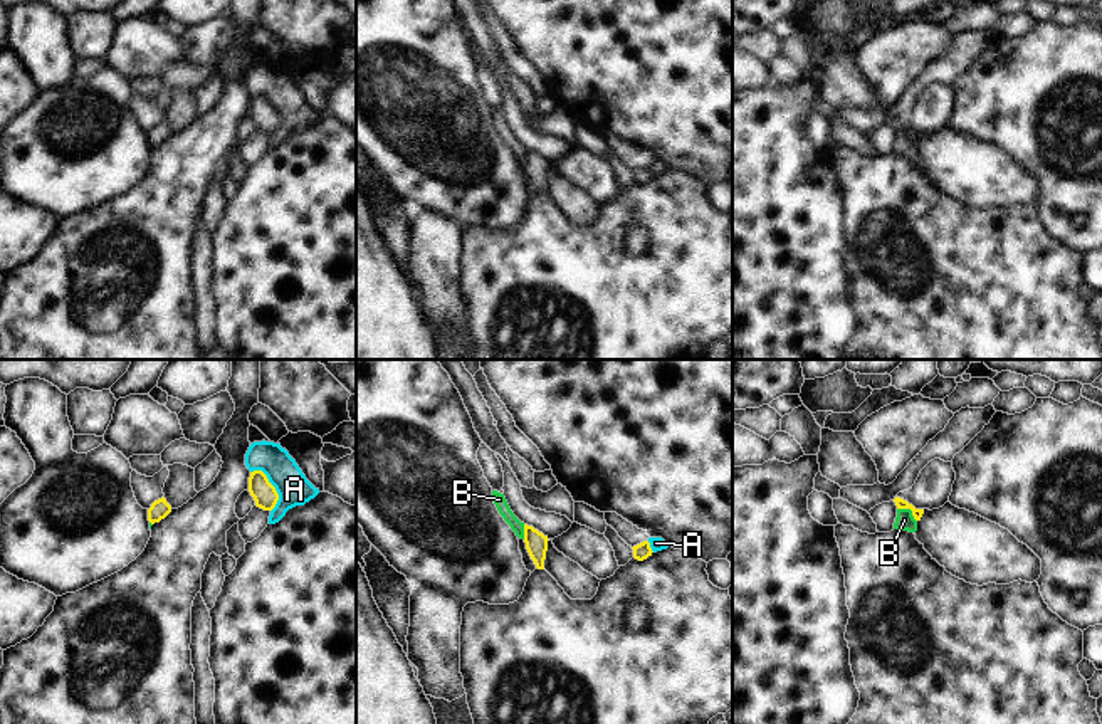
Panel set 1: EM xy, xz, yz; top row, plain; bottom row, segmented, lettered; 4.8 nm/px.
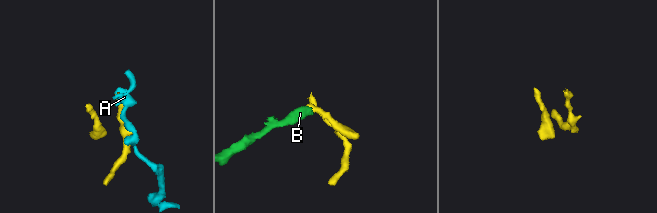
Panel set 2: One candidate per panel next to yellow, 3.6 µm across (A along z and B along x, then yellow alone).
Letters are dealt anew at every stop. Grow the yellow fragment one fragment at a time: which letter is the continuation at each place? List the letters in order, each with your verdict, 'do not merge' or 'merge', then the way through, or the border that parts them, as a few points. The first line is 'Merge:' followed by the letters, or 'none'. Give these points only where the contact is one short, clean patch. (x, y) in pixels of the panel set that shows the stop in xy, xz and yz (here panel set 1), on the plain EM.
Merge: none
A: do not merge
B: do not merge; border yz (897, 131), (907, 131), (916, 145)

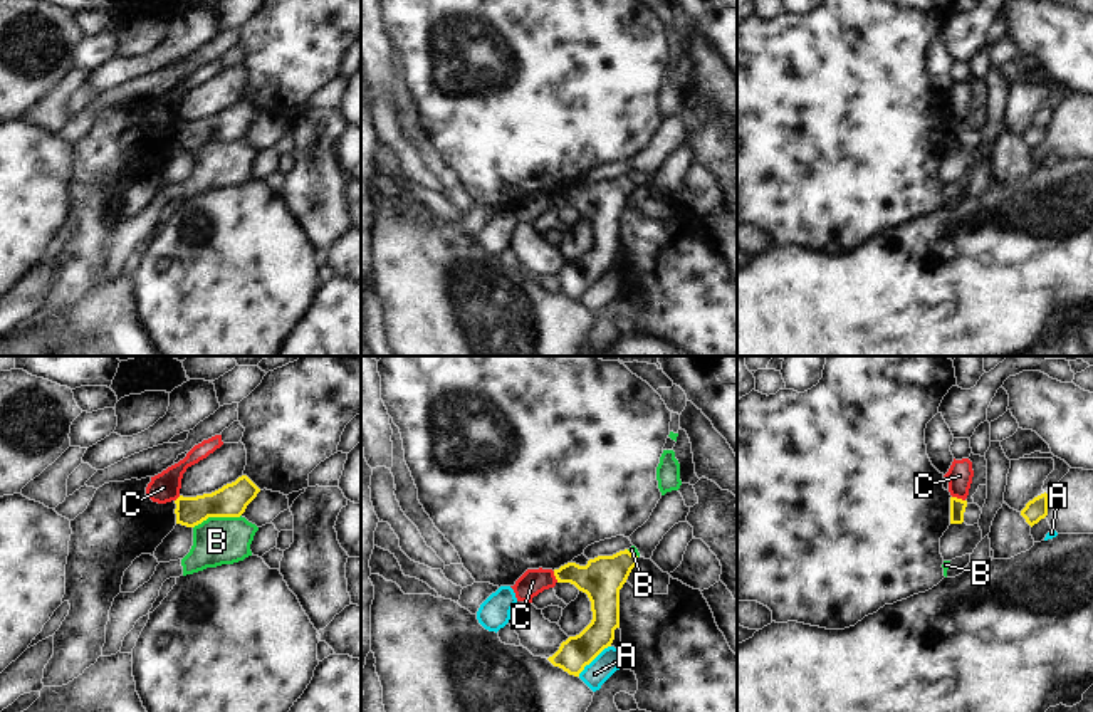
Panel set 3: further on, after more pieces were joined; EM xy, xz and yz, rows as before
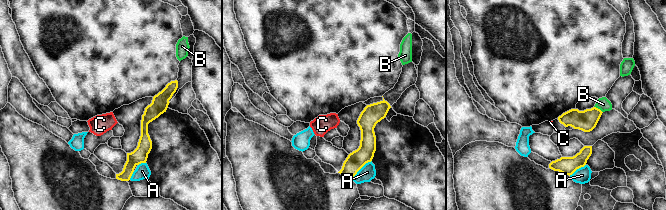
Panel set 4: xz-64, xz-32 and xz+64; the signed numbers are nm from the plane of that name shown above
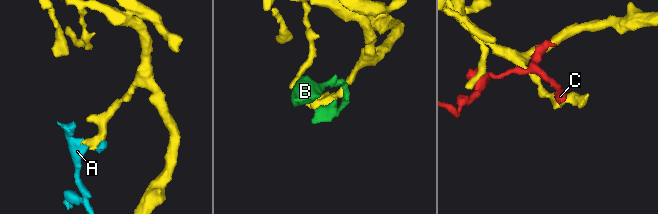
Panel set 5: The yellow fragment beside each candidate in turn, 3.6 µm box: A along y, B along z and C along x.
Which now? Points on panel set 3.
Merge: none
A: do not merge; border xz (610, 269), (578, 299)
B: do not merge; border xy (240, 138), (209, 140), (193, 151)
C: do not merge; border yz (952, 120), (964, 125)

